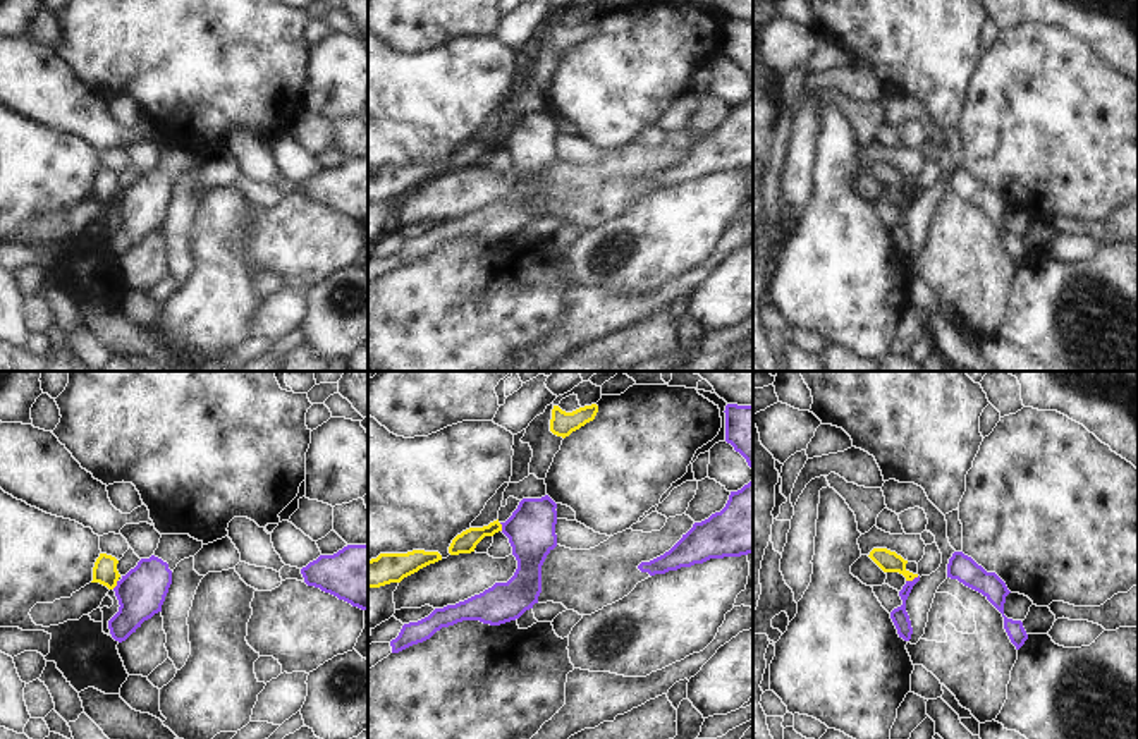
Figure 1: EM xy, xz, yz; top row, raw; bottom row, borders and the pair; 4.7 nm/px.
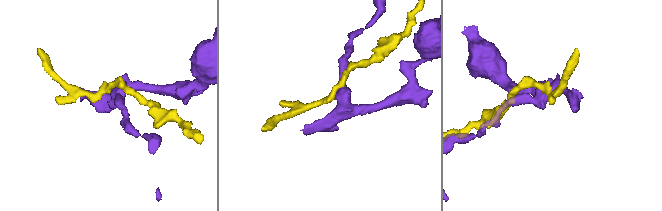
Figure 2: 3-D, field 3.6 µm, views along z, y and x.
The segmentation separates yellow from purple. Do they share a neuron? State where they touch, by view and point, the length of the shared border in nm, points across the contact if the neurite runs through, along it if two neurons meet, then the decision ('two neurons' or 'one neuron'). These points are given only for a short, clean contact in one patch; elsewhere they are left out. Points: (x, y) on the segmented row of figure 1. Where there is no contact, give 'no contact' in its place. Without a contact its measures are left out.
meets yellow in yz at (911, 580); contact 70 nm long; border along yz (918, 576), (906, 581); two neurons

